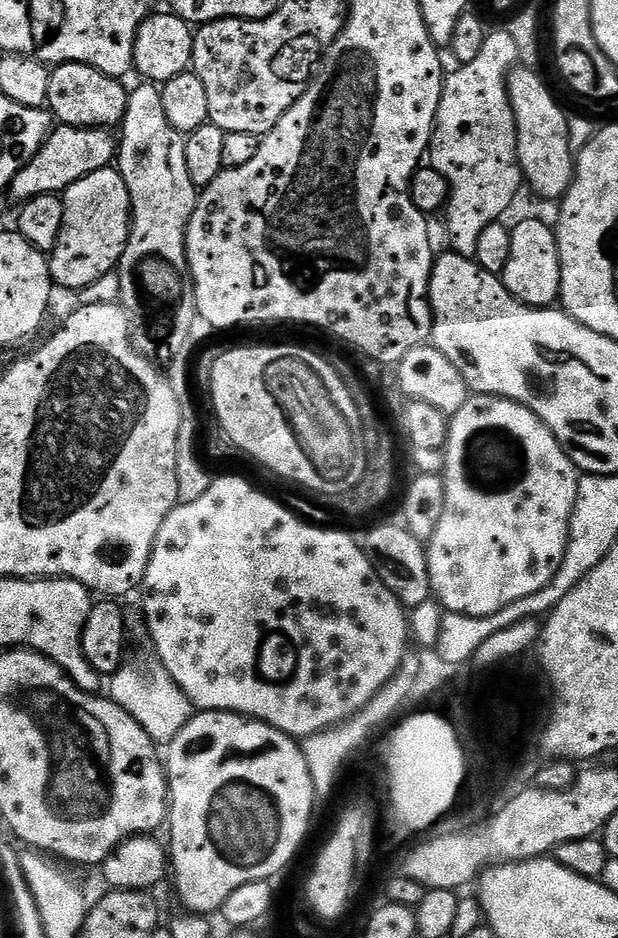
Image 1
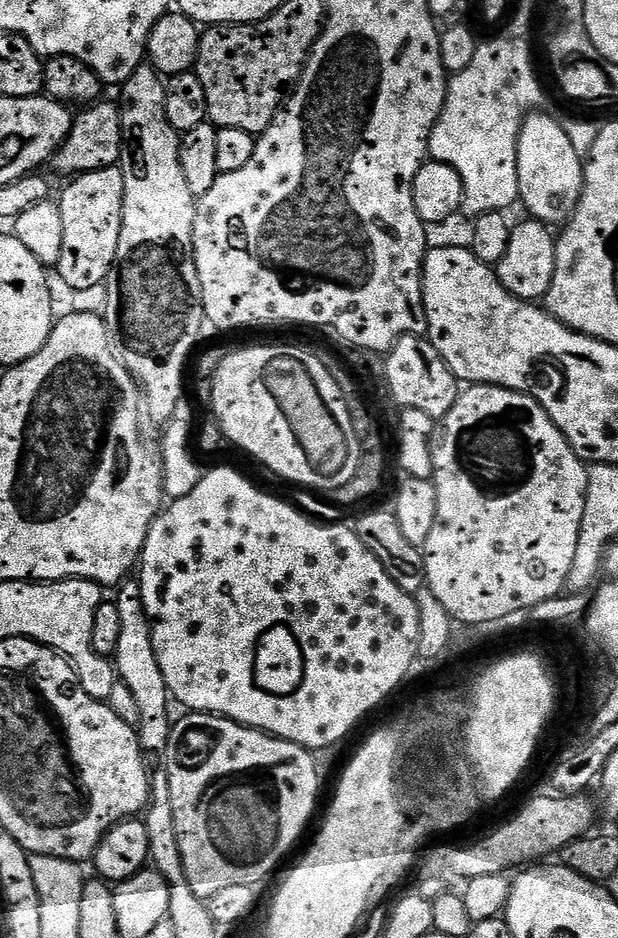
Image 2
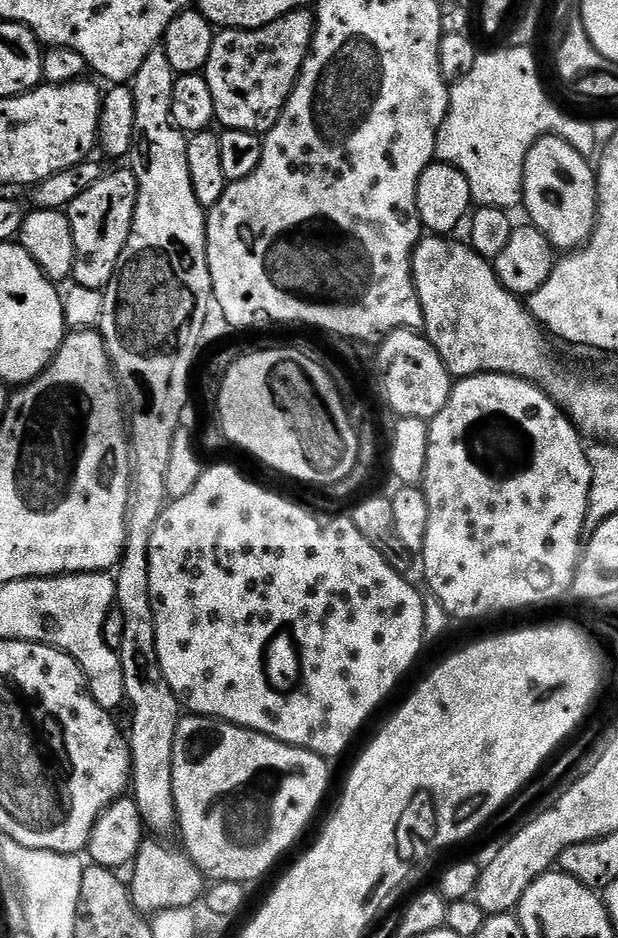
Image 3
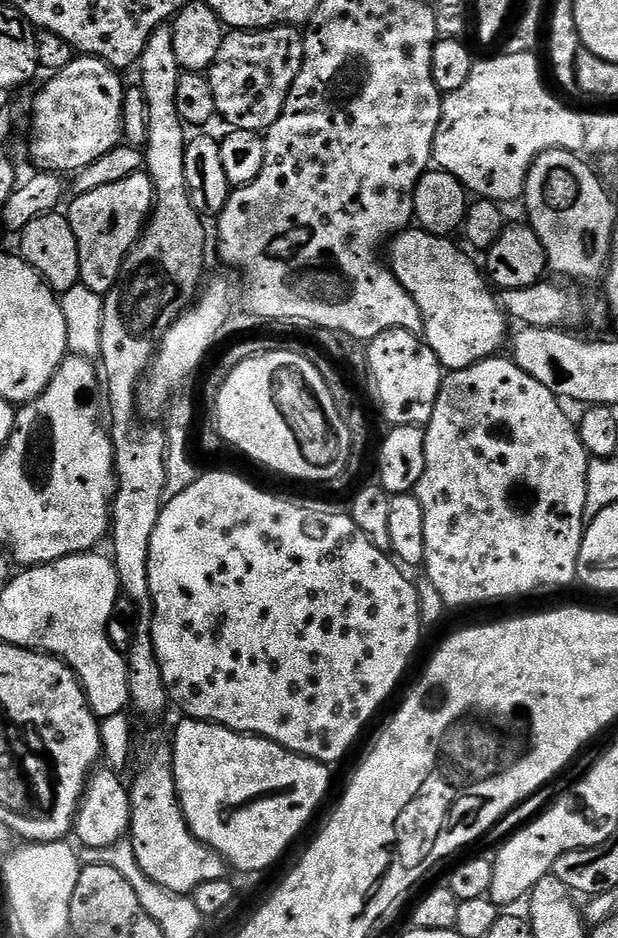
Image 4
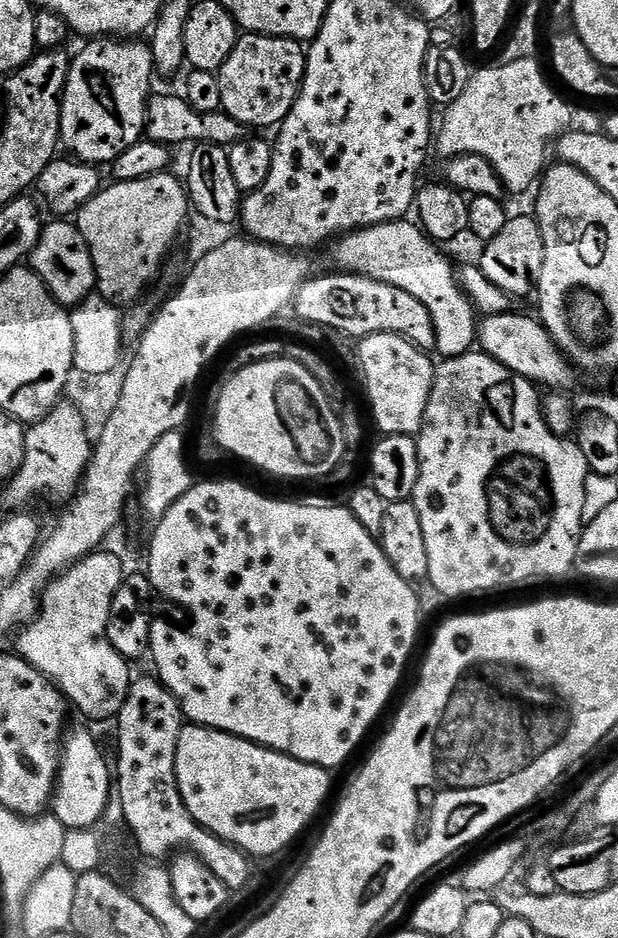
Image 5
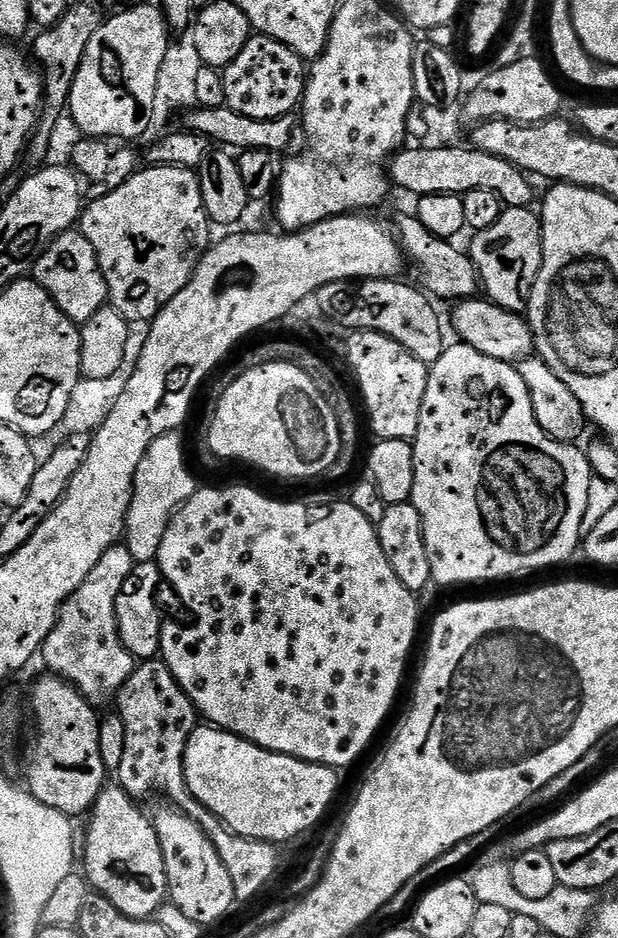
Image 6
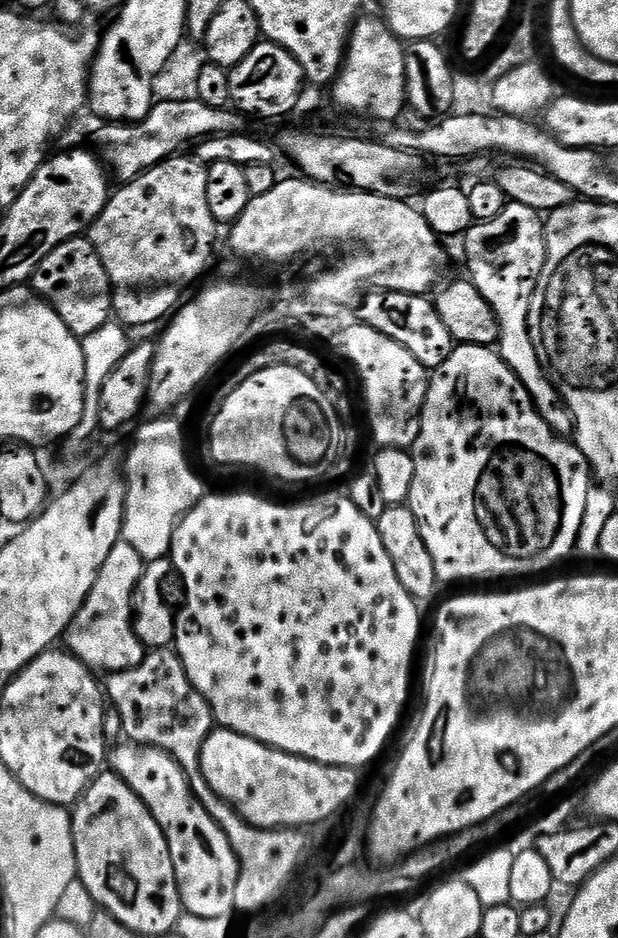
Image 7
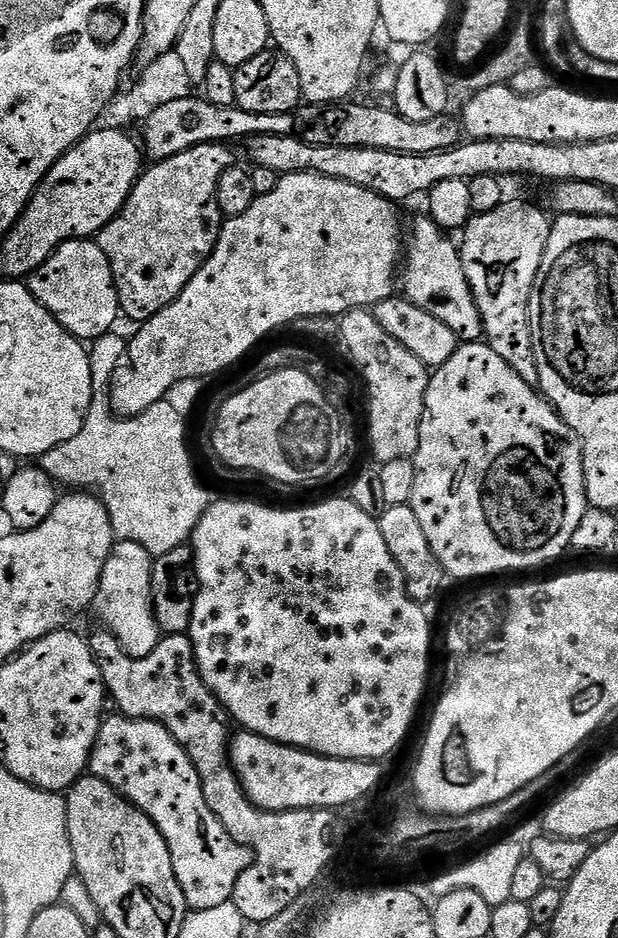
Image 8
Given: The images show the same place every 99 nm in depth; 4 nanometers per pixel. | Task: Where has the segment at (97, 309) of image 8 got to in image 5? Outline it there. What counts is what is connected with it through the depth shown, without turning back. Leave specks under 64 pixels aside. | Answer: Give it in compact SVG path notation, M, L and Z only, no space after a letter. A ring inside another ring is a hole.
M56 218L51 222L53 224L45 223L40 229L40 237L30 257L30 267L48 287L57 304L75 306L96 292L94 258L90 254L90 246L86 246L86 238L82 238L75 223L64 218Z

